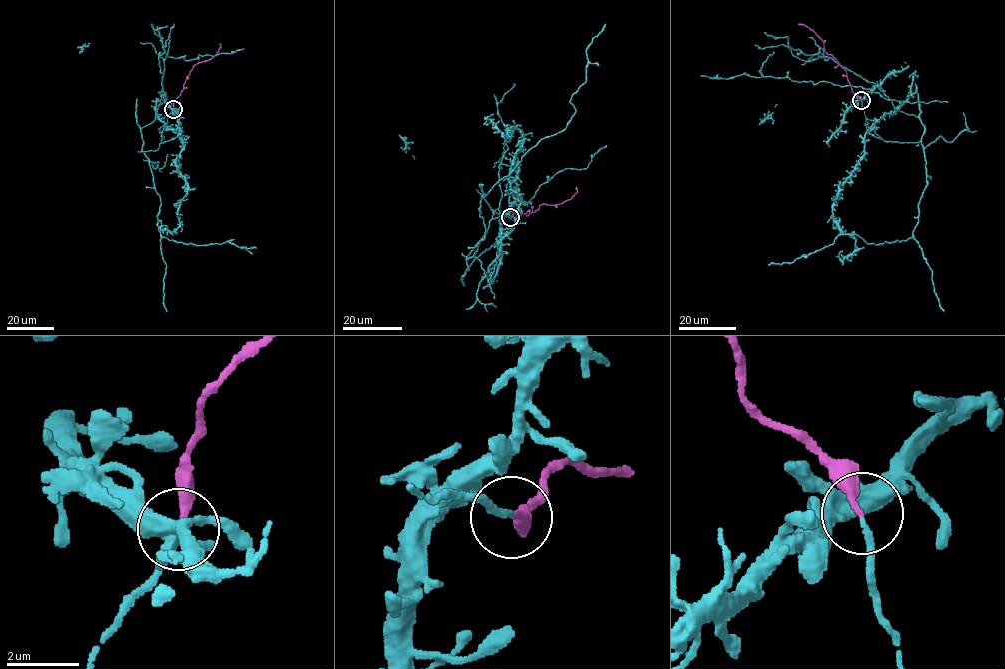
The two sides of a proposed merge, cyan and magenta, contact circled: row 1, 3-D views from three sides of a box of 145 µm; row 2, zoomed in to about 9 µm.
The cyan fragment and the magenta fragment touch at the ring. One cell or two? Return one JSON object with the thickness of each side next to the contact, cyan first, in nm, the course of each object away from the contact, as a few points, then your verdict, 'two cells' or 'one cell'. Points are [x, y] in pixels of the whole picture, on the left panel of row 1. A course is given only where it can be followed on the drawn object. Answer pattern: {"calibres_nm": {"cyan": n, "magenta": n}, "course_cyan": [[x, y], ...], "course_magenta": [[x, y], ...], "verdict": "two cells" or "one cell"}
{"calibres_nm": {"cyan": 100, "magenta": 240}, "course_cyan": [[173, 109], [158, 150], [142, 151], [160, 197], [160, 235], [198, 246], [233, 239], [256, 247]], "course_magenta": [[173, 109], [192, 67], [214, 57], [219, 43]], "verdict": "one cell"}

